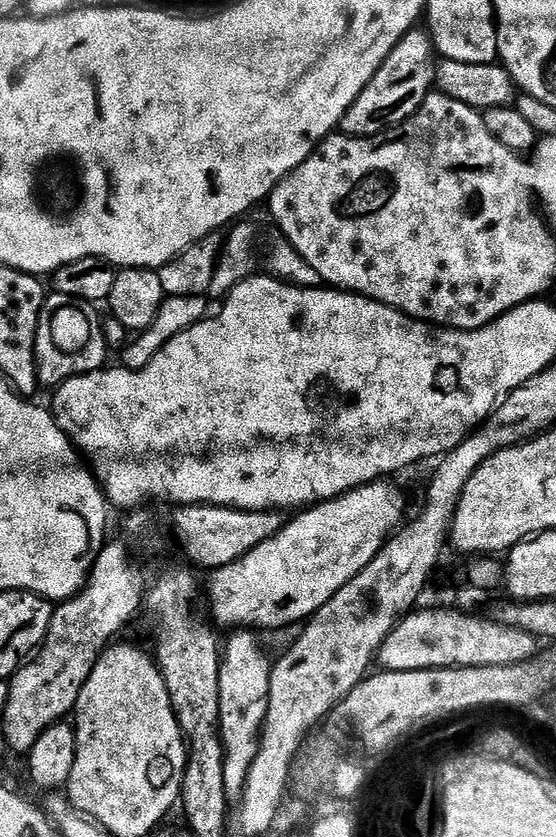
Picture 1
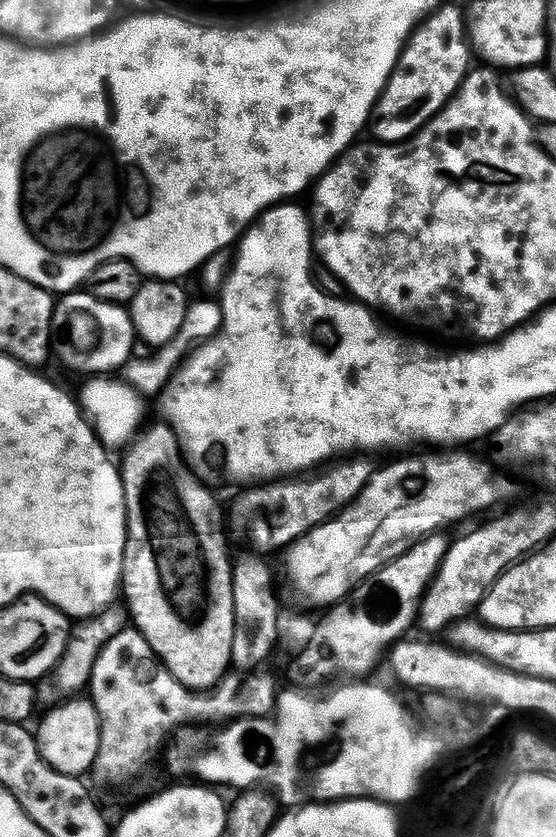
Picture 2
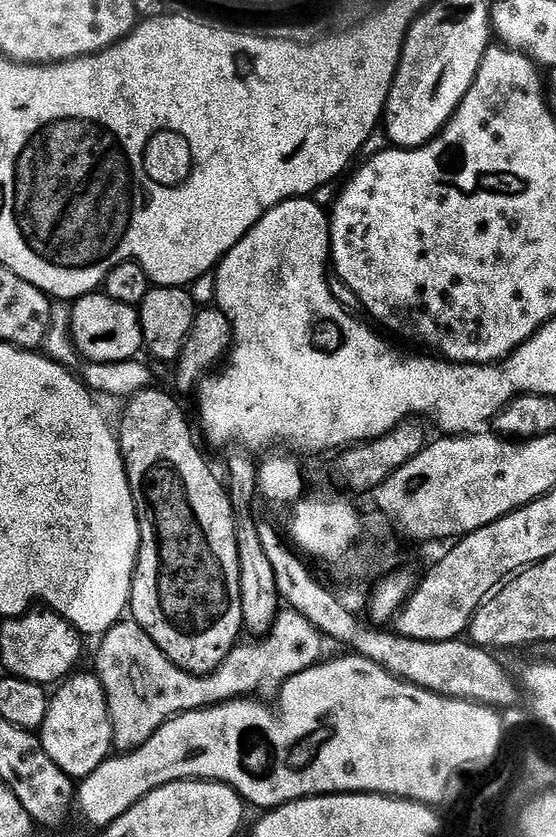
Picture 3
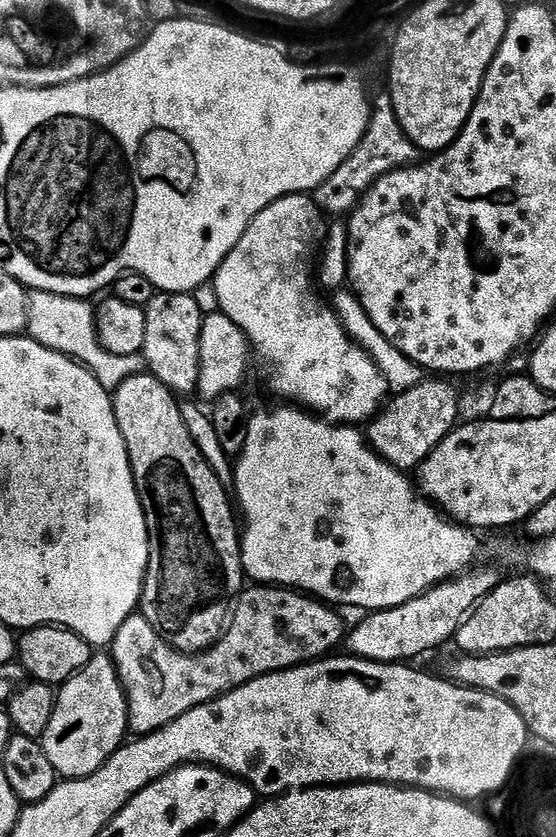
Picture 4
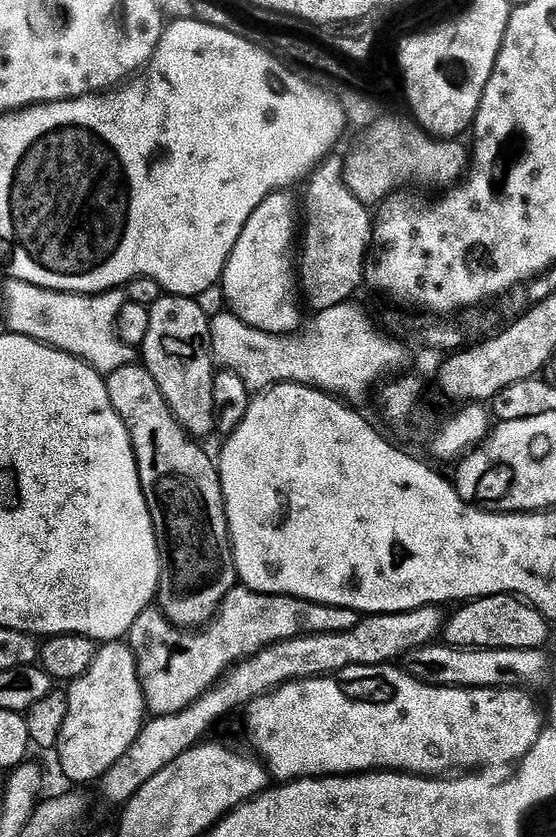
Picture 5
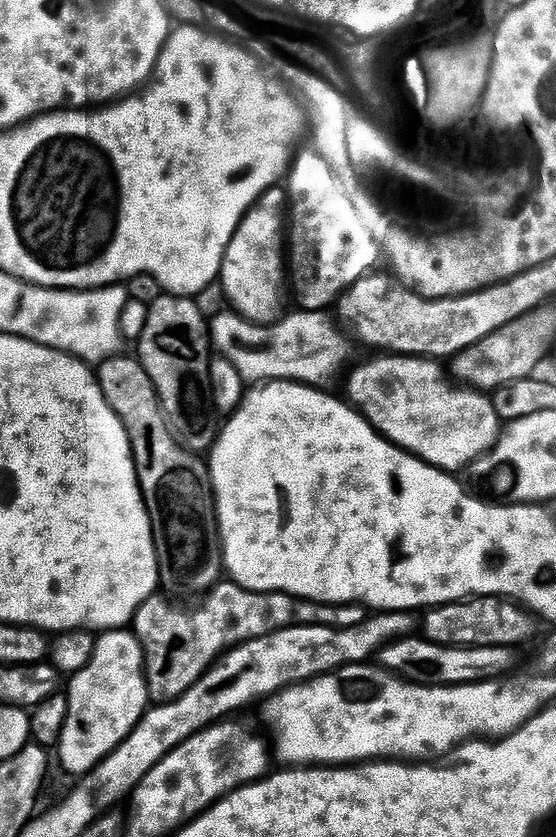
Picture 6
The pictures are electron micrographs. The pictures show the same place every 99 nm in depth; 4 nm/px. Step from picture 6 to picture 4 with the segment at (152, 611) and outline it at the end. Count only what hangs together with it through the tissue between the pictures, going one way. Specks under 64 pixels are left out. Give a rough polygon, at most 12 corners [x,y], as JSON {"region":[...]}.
{"region":[[252,586],[205,652],[142,614],[112,639],[137,737],[335,653],[340,613]]}

